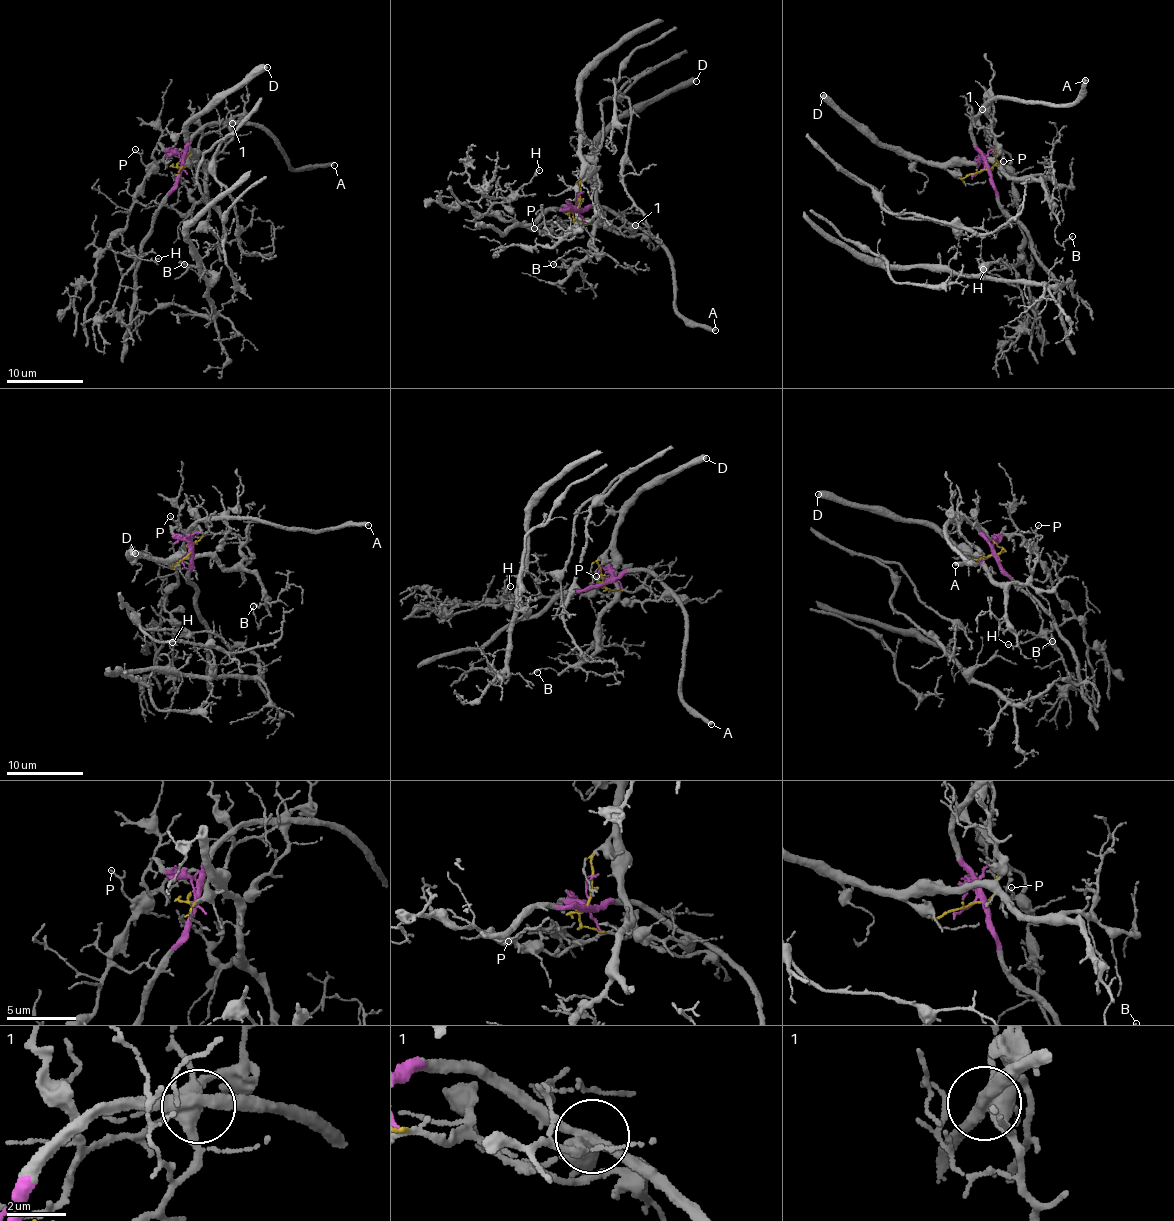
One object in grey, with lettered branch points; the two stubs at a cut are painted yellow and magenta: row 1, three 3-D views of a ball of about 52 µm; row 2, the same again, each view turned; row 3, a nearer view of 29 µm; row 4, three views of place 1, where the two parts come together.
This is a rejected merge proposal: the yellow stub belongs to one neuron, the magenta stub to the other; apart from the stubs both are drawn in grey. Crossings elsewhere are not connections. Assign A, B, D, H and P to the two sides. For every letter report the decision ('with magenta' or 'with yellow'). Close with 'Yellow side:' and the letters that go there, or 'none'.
A: with magenta
B: with yellow
D: with yellow
H: with magenta
P: with magenta
Yellow side: B, D

